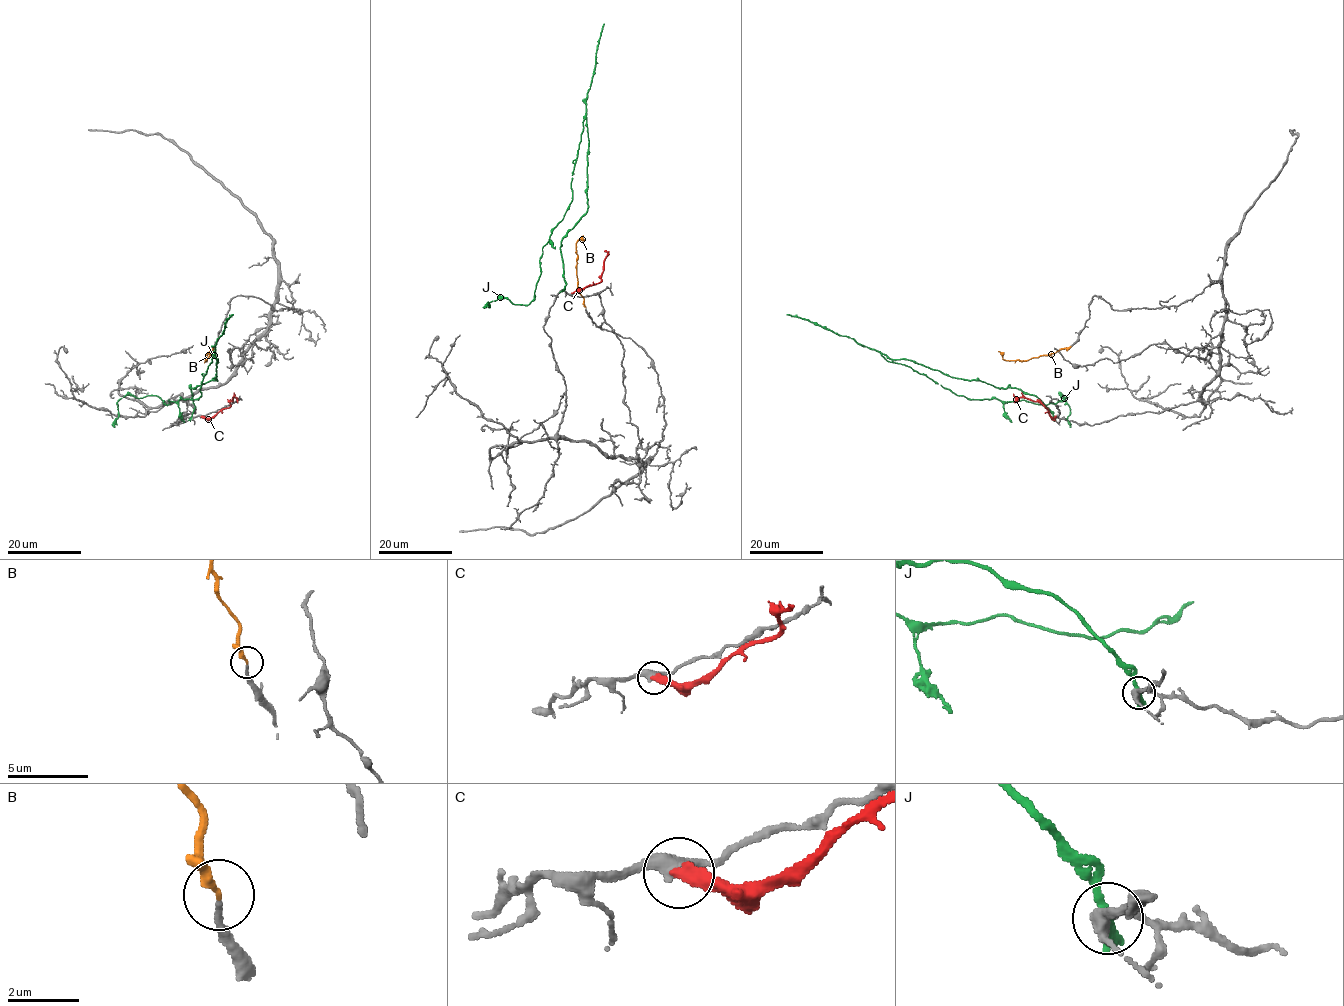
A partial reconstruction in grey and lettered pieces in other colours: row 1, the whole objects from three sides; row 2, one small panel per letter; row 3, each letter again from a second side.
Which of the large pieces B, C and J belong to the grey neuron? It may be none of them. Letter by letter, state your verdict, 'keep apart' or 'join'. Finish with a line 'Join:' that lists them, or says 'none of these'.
B: join
C: keep apart
J: keep apart
Join: B

